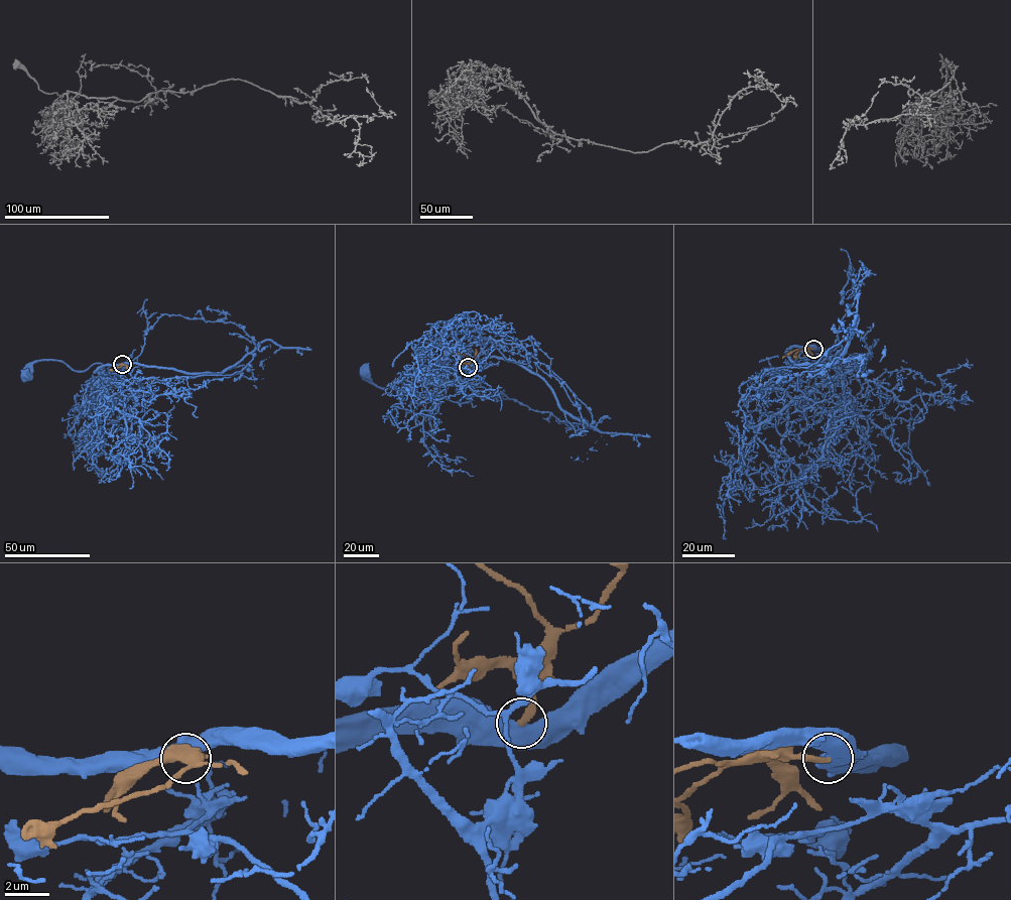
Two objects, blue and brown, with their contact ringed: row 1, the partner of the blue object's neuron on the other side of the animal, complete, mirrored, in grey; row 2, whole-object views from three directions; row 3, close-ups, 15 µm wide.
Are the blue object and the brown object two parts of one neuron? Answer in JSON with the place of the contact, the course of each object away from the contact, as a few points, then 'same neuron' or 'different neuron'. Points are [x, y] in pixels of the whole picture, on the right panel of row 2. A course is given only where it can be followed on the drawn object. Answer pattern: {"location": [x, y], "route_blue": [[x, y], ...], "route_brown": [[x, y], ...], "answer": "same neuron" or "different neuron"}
{"location": [813, 349], "route_blue": [[813, 349], [820, 349], [842, 374], [871, 347], [871, 358], [878, 340], [859, 362]], "route_brown": [[813, 349], [798, 349], [782, 358]], "answer": "different neuron"}

